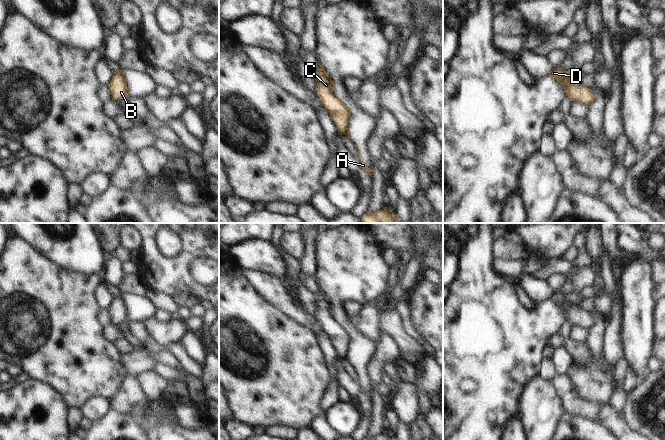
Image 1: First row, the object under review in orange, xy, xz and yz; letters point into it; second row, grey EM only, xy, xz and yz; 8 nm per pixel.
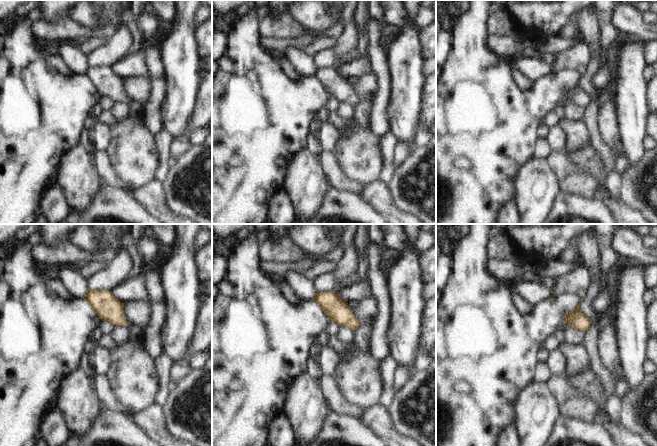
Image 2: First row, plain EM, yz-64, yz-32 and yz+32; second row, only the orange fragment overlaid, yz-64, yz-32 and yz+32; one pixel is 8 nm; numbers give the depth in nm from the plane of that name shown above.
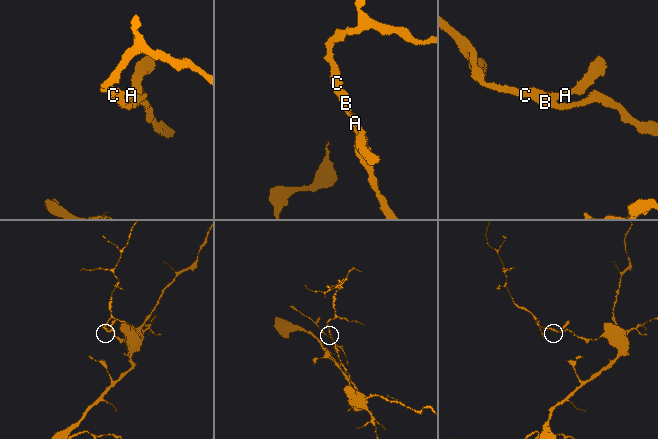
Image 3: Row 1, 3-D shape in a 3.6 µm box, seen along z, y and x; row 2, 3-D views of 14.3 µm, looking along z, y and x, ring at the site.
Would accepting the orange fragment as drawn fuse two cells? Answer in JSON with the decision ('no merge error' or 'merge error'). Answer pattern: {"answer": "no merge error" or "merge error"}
{"answer": "merge error"}

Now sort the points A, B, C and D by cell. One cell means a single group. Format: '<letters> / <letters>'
A / B C D

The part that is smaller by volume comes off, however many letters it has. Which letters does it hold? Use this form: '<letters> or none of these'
A

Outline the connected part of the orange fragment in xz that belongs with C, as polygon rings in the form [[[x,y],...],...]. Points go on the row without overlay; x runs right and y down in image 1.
[[[319,287],[317,306],[317,320],[320,322],[323,331],[328,335],[334,345],[340,359],[345,359],[351,342],[350,332],[348,332],[334,317],[332,313],[333,305],[327,299],[324,290]]]

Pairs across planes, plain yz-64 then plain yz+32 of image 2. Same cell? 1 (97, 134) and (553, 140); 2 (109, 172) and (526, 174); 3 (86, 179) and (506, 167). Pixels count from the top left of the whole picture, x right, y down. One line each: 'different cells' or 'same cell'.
1: same cell
2: different cells
3: different cells

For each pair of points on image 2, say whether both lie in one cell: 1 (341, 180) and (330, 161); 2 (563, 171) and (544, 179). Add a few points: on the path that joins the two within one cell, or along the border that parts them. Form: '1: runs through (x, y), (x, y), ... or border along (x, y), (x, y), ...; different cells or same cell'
1: runs through (336, 175), (330, 166); same cell
2: border along (546, 159), (555, 174), (561, 190); different cells

